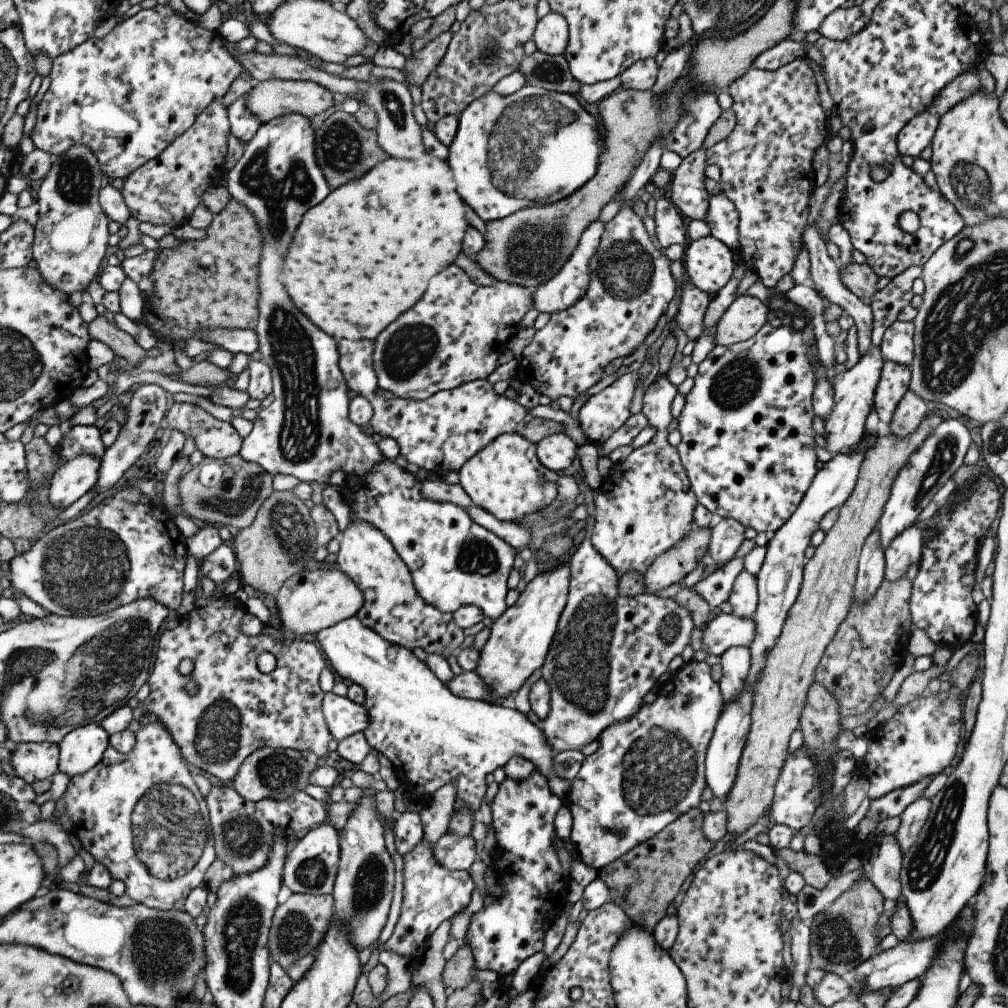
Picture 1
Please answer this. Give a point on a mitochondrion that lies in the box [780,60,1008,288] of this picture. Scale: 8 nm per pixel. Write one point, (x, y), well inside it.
(972, 184)

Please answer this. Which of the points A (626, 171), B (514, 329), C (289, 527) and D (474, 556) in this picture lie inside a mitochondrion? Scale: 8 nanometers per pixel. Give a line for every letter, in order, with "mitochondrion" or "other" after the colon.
A: other
B: other
C: mitochondrion
D: mitochondrion

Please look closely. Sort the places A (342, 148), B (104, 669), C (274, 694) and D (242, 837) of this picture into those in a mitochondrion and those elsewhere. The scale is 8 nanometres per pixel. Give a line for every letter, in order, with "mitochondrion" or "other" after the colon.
A: mitochondrion
B: mitochondrion
C: other
D: mitochondrion

